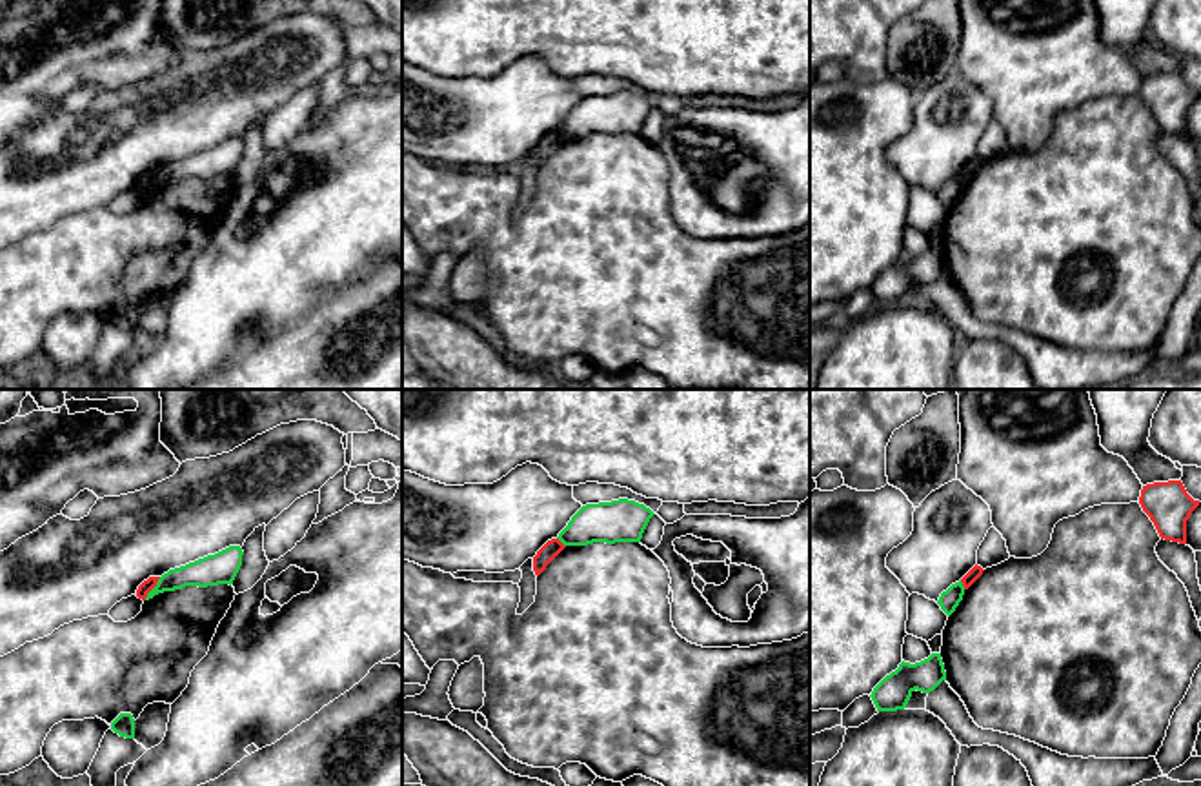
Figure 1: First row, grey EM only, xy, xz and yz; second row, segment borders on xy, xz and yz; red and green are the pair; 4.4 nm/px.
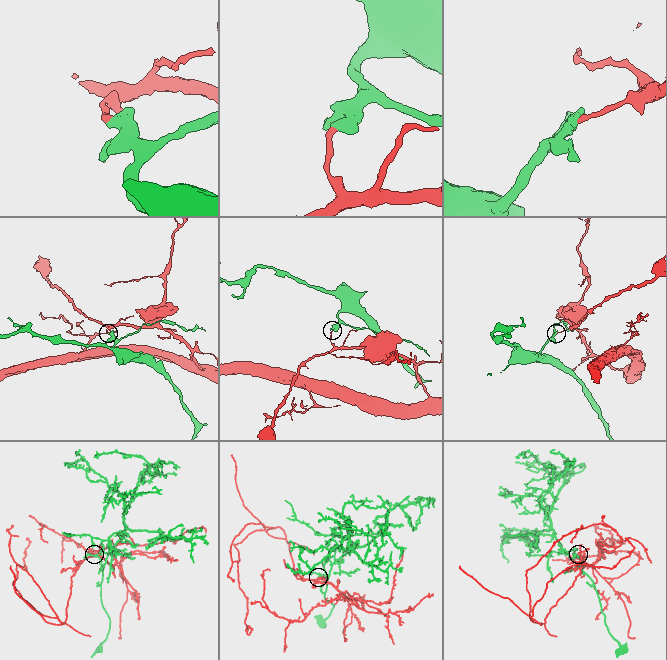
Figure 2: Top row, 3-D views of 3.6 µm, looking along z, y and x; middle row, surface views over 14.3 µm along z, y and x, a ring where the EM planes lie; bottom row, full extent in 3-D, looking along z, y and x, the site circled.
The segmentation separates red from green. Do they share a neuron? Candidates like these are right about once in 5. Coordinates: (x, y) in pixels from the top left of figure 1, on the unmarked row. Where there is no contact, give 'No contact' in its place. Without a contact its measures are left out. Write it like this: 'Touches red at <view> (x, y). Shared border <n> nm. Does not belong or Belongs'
Touches red at xy (153, 179). Shared border 130 nm. Does not belong

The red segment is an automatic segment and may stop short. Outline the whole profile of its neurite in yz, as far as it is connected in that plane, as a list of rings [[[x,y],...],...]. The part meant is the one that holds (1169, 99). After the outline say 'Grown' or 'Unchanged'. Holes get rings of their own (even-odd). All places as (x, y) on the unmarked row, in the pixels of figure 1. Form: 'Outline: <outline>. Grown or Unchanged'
Outline: [[[1181,73],[1154,75],[1141,82],[1139,96],[1165,133],[1186,136],[1186,113],[1199,98]]]. Unchanged

